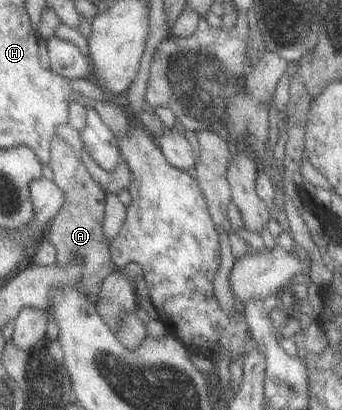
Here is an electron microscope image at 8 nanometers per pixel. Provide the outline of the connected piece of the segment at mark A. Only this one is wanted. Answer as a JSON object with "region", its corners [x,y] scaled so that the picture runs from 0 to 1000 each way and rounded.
{"region":[[[167,324],[146,344],[140,407],[155,417],[155,439],[149,441],[175,456],[187,493],[149,532],[143,554],[132,559],[132,583],[161,605],[161,644],[181,649],[196,639],[213,639],[237,649],[240,676],[222,695],[228,710],[284,724],[301,678],[336,656],[322,629],[319,588],[307,583],[295,559],[304,463],[263,434],[243,400],[231,395],[228,378]]]}

